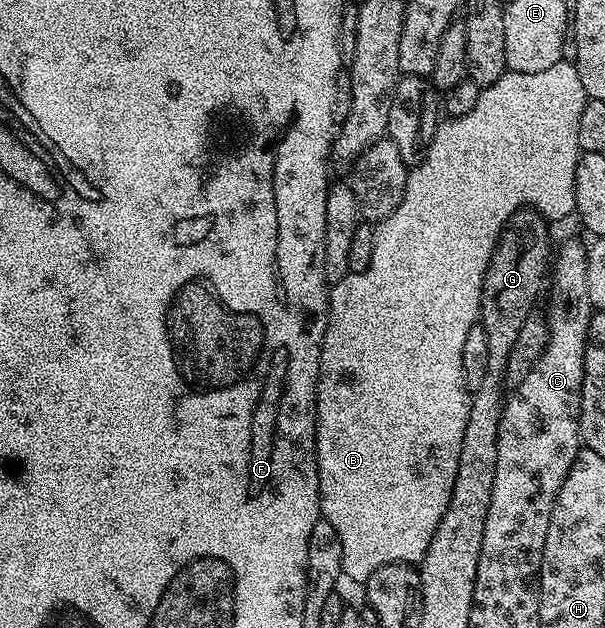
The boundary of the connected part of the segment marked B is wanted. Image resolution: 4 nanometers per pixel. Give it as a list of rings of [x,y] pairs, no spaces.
[[[561,60],[553,67],[533,74],[503,73],[501,79],[480,92],[477,107],[473,107],[469,115],[440,120],[425,159],[421,159],[421,163],[408,172],[401,207],[374,226],[373,259],[369,259],[369,267],[360,273],[348,272],[346,277],[330,286],[327,330],[319,356],[319,385],[315,389],[315,457],[319,468],[319,512],[322,520],[333,523],[333,531],[337,531],[337,539],[341,539],[343,577],[346,580],[366,583],[377,567],[398,561],[402,565],[422,562],[437,531],[437,523],[441,523],[449,507],[453,479],[457,479],[457,459],[461,459],[461,439],[465,439],[465,423],[469,419],[471,406],[461,367],[461,350],[465,348],[465,335],[469,335],[481,317],[479,308],[483,280],[491,252],[504,225],[518,209],[530,207],[552,222],[575,213],[575,176],[581,156],[577,123],[581,123],[581,111],[588,100],[585,87],[581,87],[581,75],[577,75],[577,67],[569,61]]]

